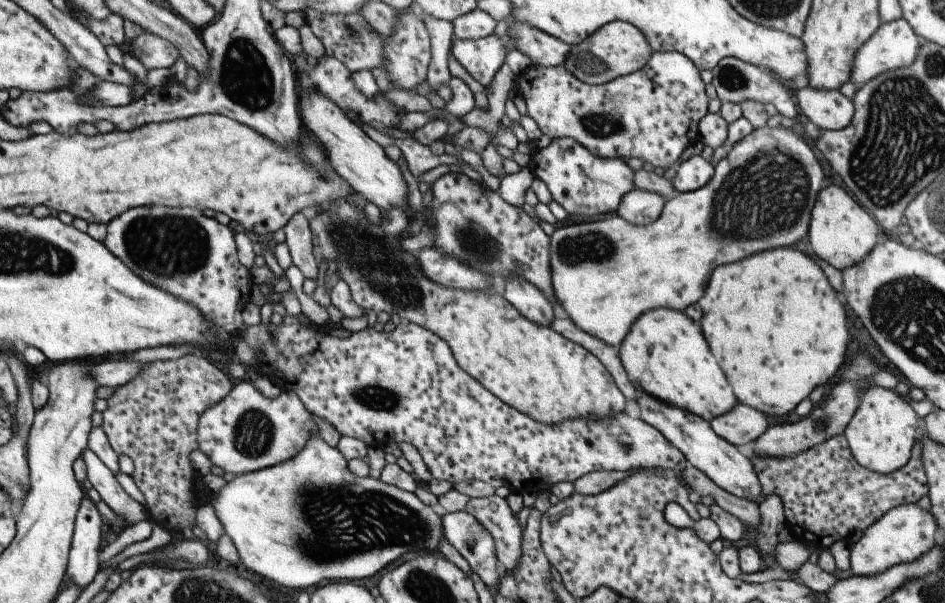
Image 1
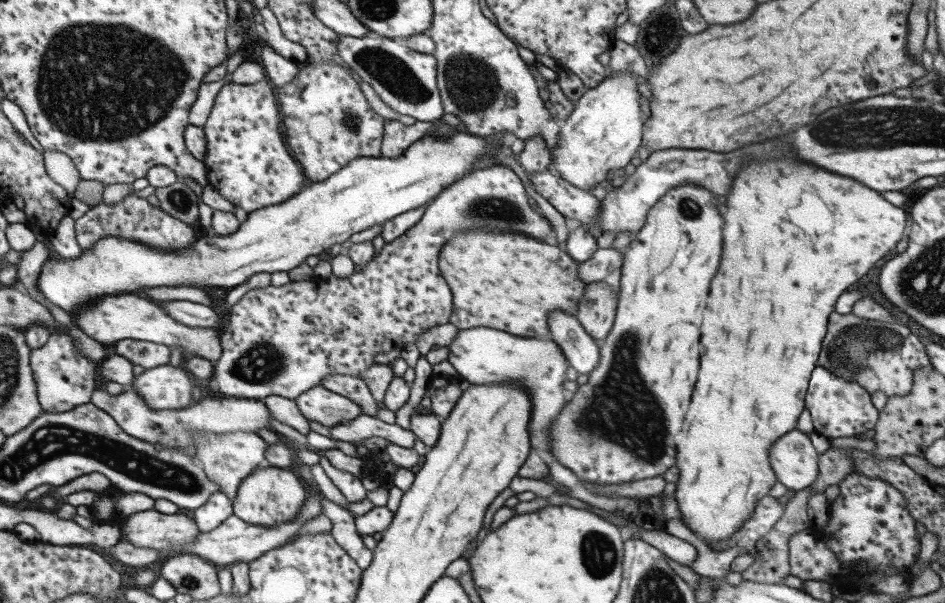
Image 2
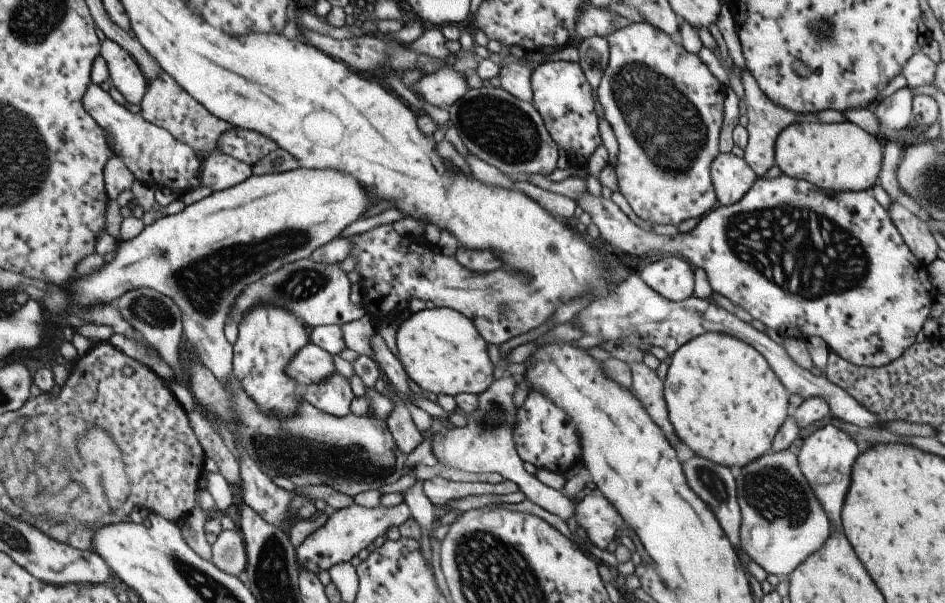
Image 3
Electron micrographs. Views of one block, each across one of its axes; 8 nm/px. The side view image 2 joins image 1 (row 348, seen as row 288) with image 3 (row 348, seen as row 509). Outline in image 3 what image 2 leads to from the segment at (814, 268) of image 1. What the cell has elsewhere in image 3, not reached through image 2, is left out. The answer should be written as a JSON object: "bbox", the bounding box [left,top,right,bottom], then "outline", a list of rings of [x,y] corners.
{"bbox":[662,332,790,469],"outline":[[[705,332],[679,346],[667,362],[666,376],[662,381],[663,400],[667,418],[685,446],[701,458],[728,469],[733,466],[741,468],[769,452],[775,433],[790,414],[790,406],[786,388],[752,346],[728,334]]]}

